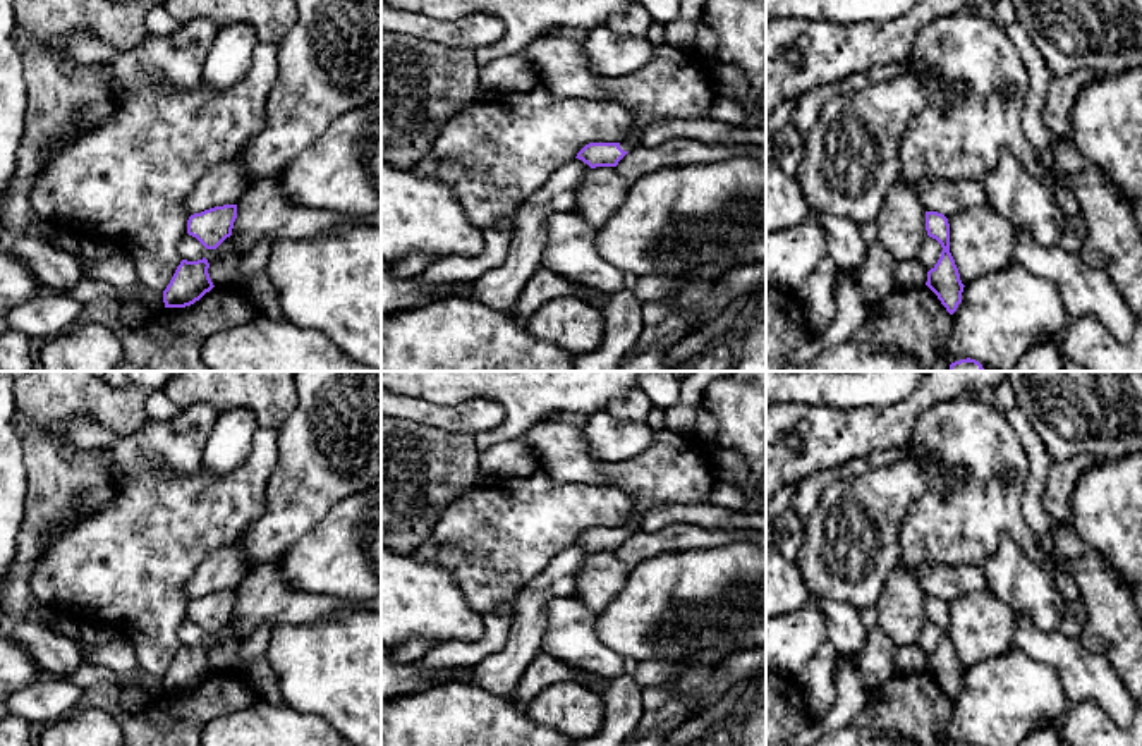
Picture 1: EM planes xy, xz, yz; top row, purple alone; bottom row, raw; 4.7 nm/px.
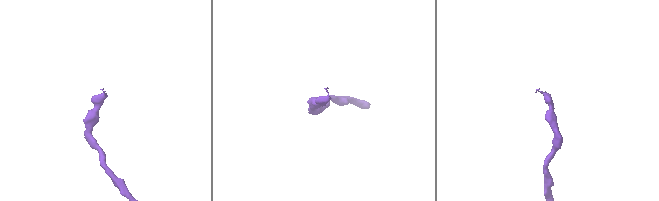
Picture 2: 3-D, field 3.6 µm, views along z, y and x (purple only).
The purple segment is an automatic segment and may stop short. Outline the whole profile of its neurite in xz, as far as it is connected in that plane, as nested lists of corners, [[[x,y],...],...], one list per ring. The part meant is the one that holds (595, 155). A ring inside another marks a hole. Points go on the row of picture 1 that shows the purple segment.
[[[565,28],[556,36],[536,36],[522,53],[538,70],[539,86],[558,98],[615,100],[627,107],[632,115],[629,134],[620,143],[589,143],[575,158],[596,167],[617,167],[618,162],[635,148],[635,136],[656,120],[702,119],[720,96],[704,76],[704,65],[696,52],[680,50],[670,45],[656,46],[653,58],[639,70],[623,77],[603,77],[591,70],[584,52],[586,31]]]

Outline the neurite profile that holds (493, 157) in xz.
[[[541,86],[496,93],[457,113],[416,162],[414,172],[445,184],[471,220],[484,230],[515,217],[586,144],[620,143],[632,120],[632,112],[615,100],[558,98]]]

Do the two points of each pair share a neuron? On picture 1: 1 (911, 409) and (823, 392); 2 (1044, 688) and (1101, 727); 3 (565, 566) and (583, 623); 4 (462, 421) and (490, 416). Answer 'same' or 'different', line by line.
1: different
2: different
3: different
4: same

